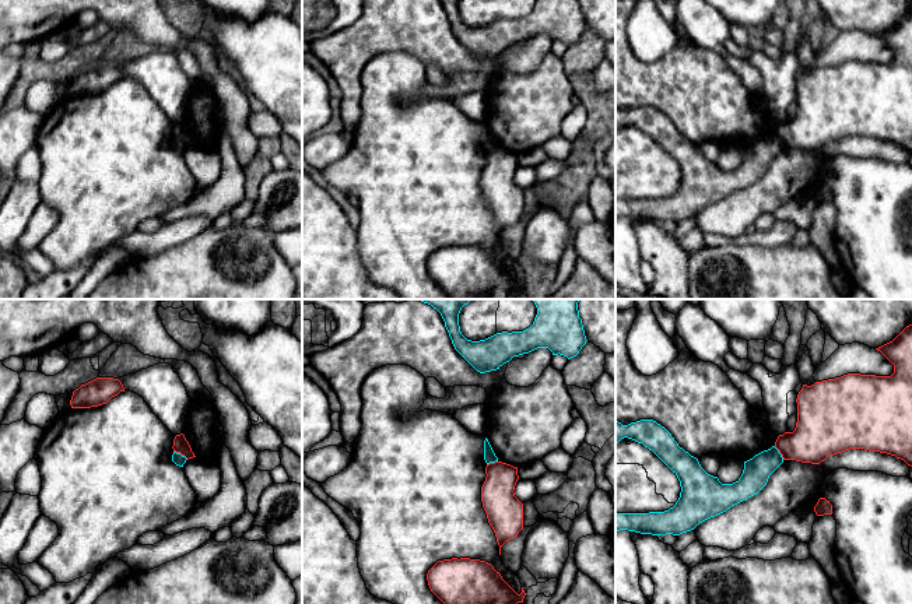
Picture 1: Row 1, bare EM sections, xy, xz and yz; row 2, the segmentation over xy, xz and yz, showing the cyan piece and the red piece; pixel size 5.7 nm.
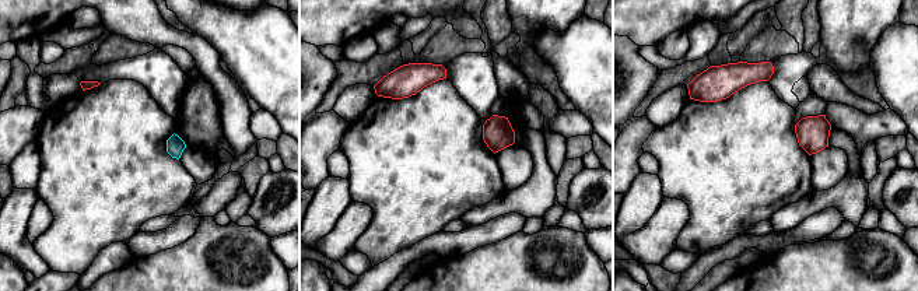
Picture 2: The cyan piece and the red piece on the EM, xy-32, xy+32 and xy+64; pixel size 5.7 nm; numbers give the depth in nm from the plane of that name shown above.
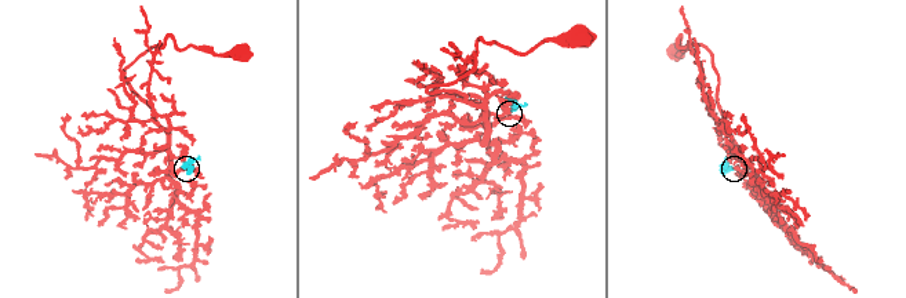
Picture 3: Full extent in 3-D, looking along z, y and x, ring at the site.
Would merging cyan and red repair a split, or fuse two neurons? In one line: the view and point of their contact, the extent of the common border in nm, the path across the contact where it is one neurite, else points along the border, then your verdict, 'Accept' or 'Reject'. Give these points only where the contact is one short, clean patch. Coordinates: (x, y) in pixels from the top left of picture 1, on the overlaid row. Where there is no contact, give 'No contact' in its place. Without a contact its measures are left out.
Touches cyan at xy (179, 453). Shared border 100 nm. Boundary: xy (174, 450), (188, 459). Reject

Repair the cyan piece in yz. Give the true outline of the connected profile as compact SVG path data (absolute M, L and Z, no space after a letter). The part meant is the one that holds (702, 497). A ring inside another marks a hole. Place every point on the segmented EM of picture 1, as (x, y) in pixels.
M641 419L628 425L615 421L615 445L624 438L652 450L677 475L681 492L676 505L664 512L615 512L615 531L628 530L662 537L691 531L699 523L757 495L767 485L769 475L783 463L779 450L772 446L744 461L743 474L736 482L722 484L653 419Z

